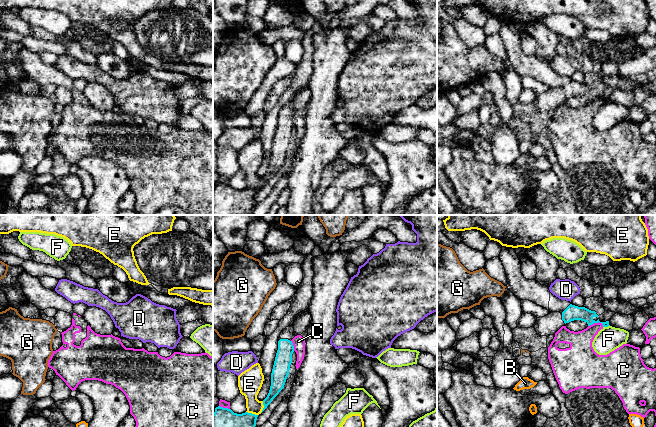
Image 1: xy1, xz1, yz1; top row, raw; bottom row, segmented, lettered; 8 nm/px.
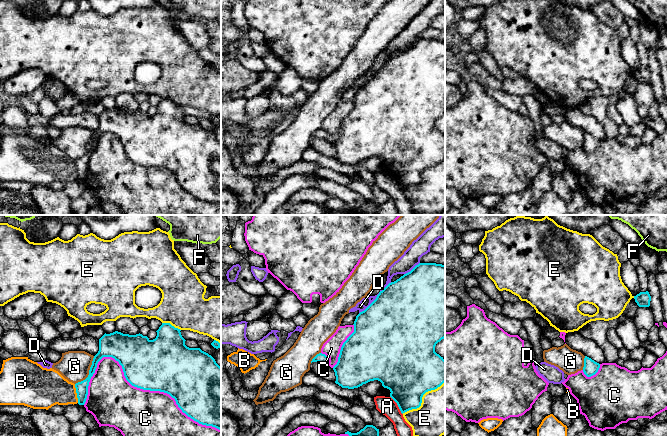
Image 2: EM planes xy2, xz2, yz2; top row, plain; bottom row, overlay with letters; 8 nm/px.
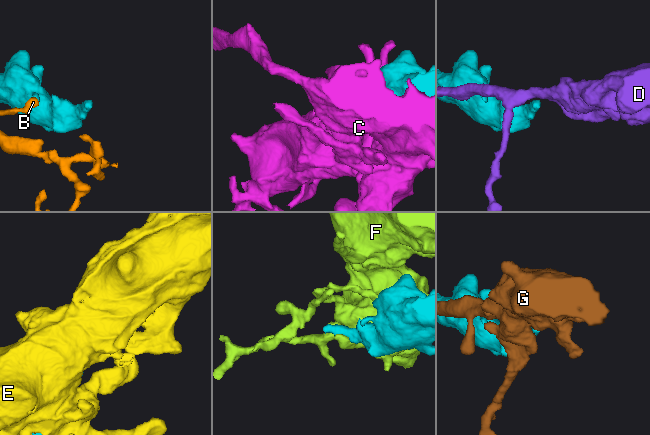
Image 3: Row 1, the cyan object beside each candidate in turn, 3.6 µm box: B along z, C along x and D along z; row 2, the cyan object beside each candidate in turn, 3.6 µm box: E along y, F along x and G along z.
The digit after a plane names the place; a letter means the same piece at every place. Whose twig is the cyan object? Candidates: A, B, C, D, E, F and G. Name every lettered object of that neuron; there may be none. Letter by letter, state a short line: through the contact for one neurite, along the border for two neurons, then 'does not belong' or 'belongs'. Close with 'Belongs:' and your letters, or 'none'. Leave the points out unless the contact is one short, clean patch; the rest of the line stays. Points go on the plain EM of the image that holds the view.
A: does not belong
B: line xy2 (74, 160), (78, 178); does not belong
C: does not belong
D: does not belong
E: does not belong
F: line yz1 (609, 101), (603, 103); does not belong
G: line xy2 (94, 132), (89, 150), (75, 160); does not belong
Belongs: none

